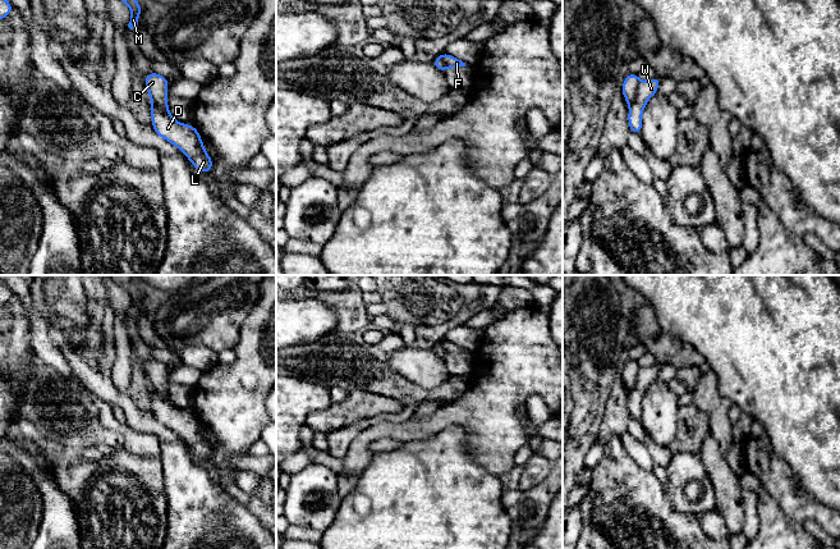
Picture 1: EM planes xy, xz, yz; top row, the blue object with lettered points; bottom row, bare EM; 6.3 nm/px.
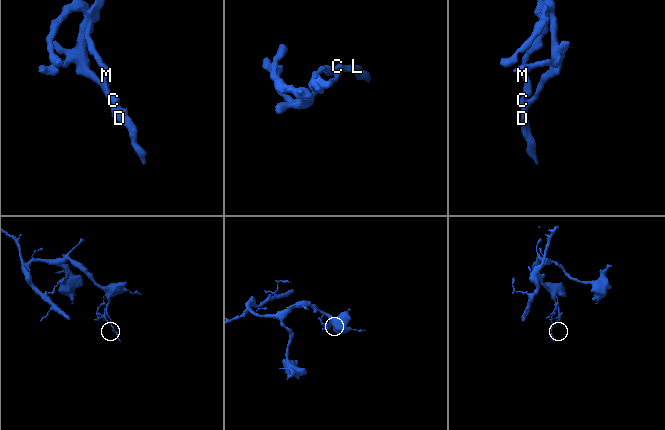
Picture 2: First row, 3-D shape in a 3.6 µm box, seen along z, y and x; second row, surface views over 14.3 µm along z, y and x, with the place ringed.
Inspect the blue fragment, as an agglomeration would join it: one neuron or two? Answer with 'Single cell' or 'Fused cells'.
Fused cells

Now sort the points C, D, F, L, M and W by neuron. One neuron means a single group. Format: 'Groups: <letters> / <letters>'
Groups: C F M / D L W

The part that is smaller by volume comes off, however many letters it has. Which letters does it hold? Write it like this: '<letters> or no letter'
D, L, W

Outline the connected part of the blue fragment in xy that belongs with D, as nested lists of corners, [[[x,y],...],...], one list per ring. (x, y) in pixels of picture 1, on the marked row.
[[[151,102],[151,116],[153,131],[176,146],[193,164],[193,166],[208,174],[214,163],[206,152],[202,138],[194,125],[176,122],[171,116],[164,114],[157,105]]]

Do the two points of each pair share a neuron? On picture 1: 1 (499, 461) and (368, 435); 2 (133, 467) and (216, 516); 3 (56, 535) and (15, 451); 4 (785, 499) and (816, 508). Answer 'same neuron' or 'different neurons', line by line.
1: same neuron
2: different neurons
3: same neuron
4: same neuron

